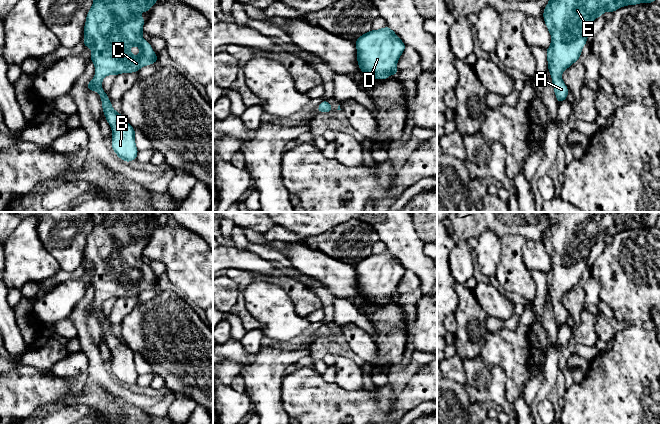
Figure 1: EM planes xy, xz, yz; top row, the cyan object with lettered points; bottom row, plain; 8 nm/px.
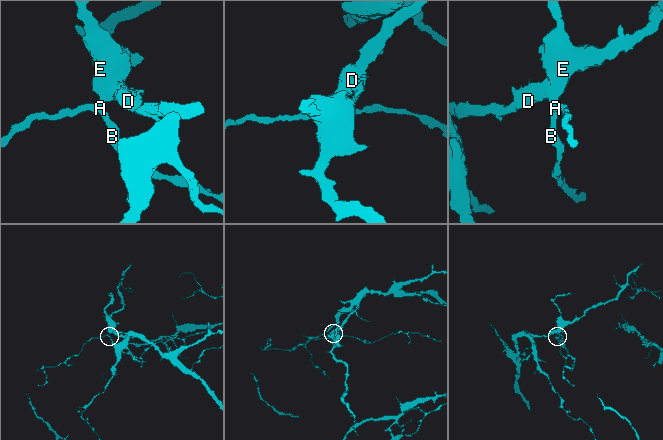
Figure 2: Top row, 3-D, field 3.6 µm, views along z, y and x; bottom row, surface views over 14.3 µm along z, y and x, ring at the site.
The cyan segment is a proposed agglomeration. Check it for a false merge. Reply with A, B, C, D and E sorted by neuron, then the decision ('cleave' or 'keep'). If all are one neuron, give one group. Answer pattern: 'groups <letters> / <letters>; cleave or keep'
groups A B C D E; keep

